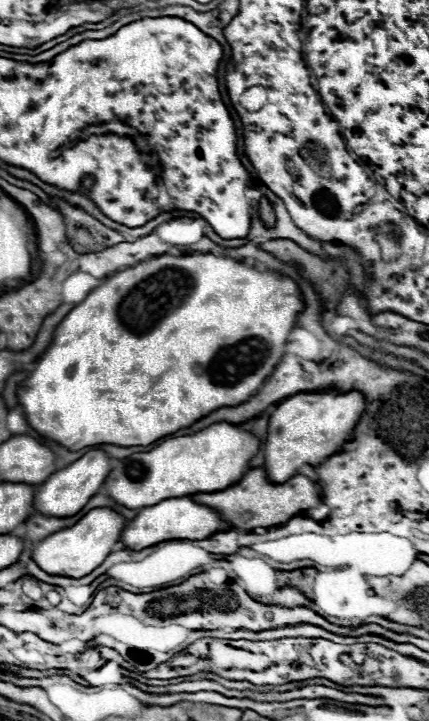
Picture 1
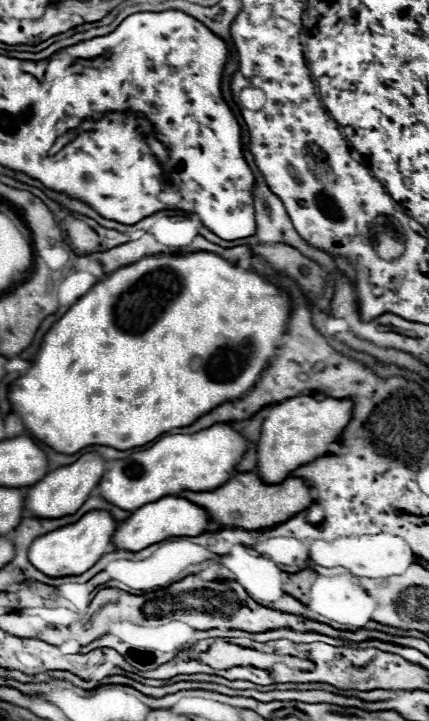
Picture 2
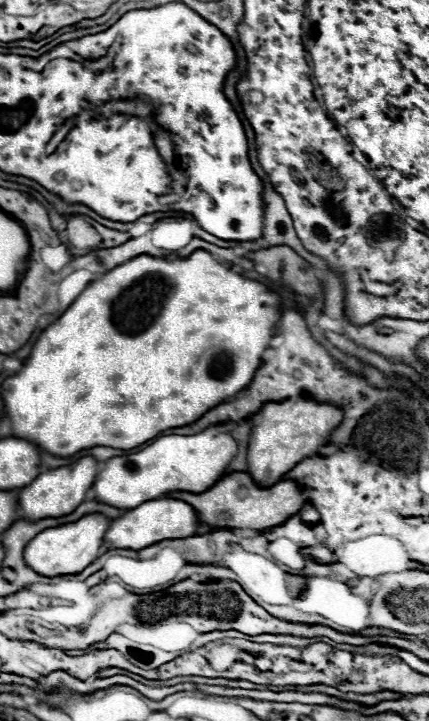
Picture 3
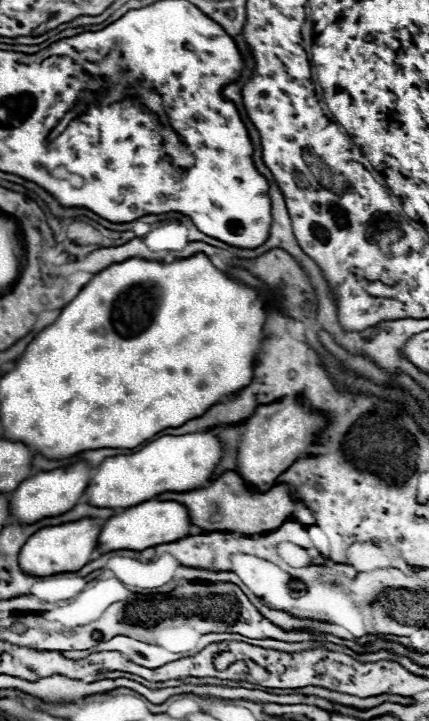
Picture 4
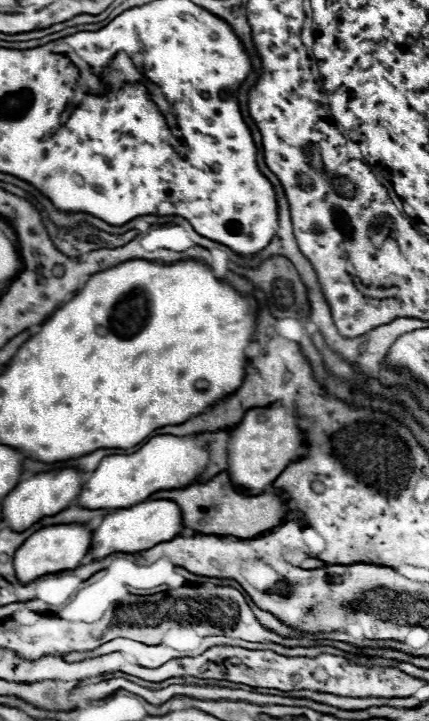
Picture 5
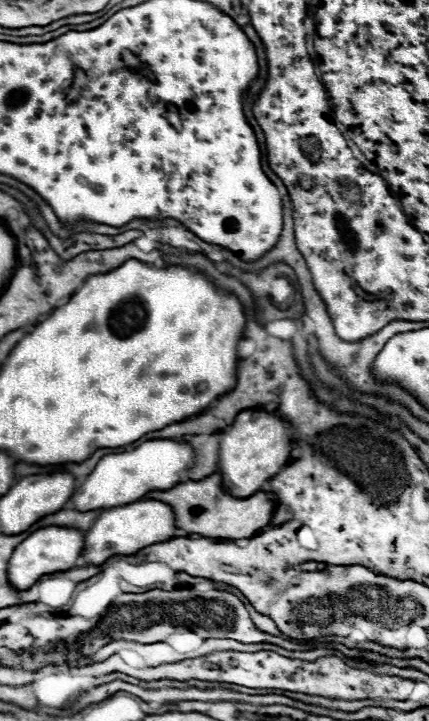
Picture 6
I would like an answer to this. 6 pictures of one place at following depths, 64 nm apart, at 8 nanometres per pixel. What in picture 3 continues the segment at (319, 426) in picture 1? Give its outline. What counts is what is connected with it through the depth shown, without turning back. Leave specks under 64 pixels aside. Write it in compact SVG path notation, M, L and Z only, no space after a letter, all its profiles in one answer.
M288 398L284 402L268 402L262 406L260 418L252 428L252 438L248 444L248 474L262 486L274 486L282 480L286 472L290 472L304 458L312 458L318 454L322 446L326 446L330 434L342 424L344 412L342 408L316 402L310 398Z

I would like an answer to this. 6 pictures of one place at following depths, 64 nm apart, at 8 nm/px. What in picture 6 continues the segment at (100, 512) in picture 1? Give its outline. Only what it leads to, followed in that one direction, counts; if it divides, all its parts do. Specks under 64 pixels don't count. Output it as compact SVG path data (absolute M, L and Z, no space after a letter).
M62 526L40 528L14 548L14 554L10 558L10 568L8 568L8 580L12 580L16 588L30 588L44 574L70 570L76 564L82 548L84 548L84 532L76 528L62 528Z

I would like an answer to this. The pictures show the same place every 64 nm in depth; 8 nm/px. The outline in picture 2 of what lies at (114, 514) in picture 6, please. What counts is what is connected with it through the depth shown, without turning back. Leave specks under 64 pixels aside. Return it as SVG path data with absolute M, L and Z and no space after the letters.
M166 496L152 504L144 504L130 518L122 520L112 536L112 542L122 550L138 552L138 550L144 550L144 548L148 548L156 542L162 542L166 538L172 538L172 536L200 536L200 534L208 532L210 524L212 524L212 518L208 516L208 512L204 508L192 504L186 498Z

